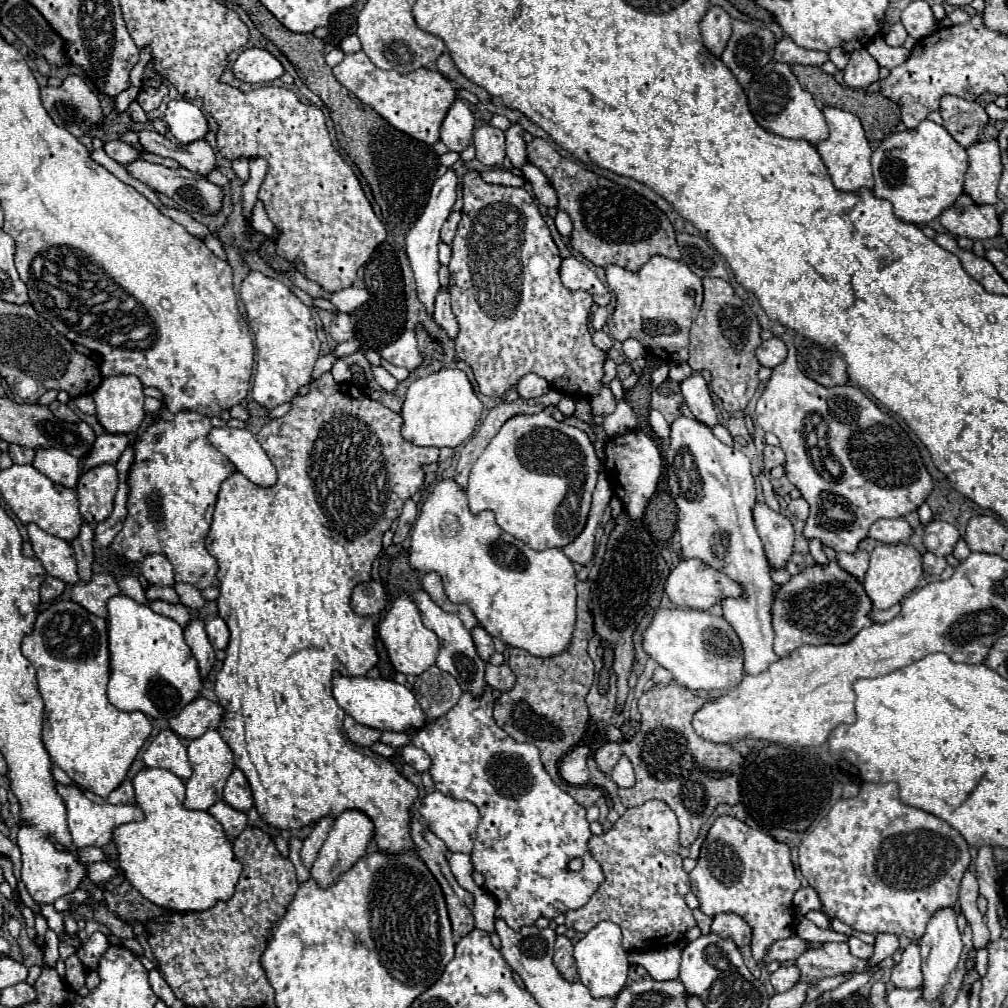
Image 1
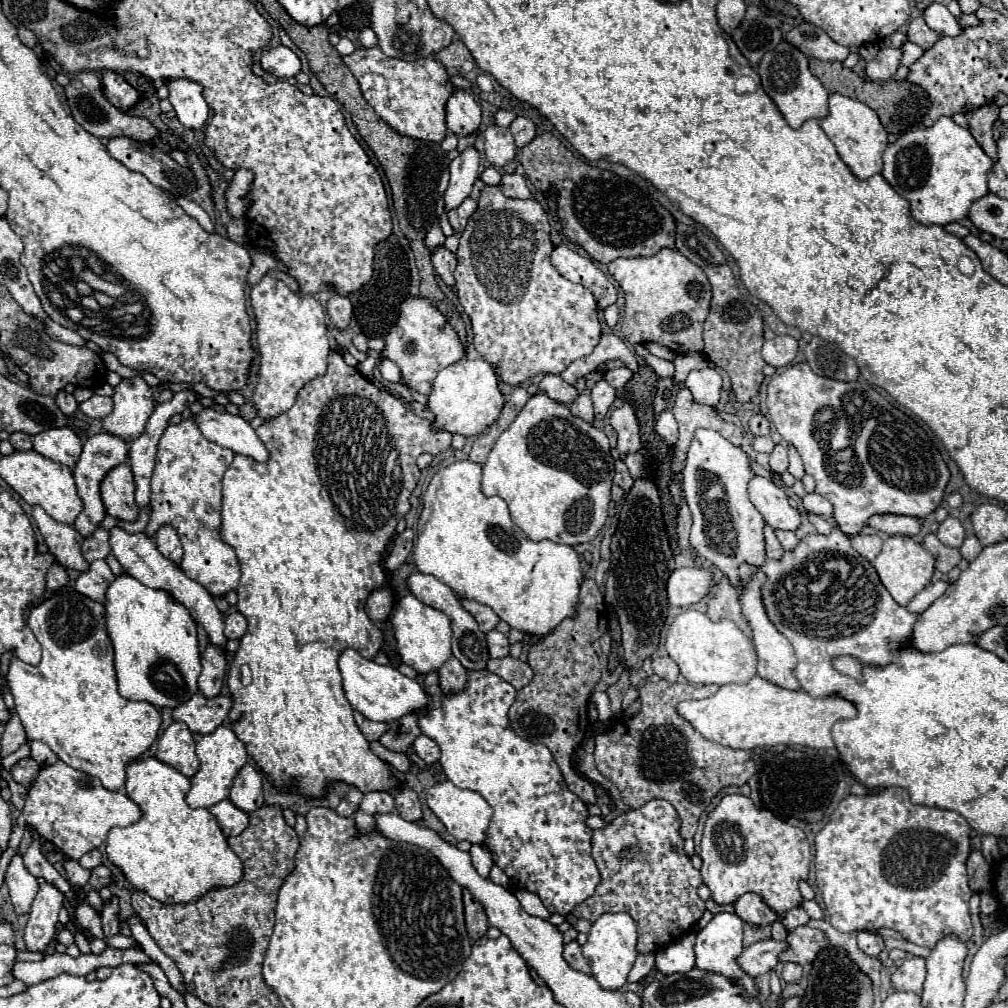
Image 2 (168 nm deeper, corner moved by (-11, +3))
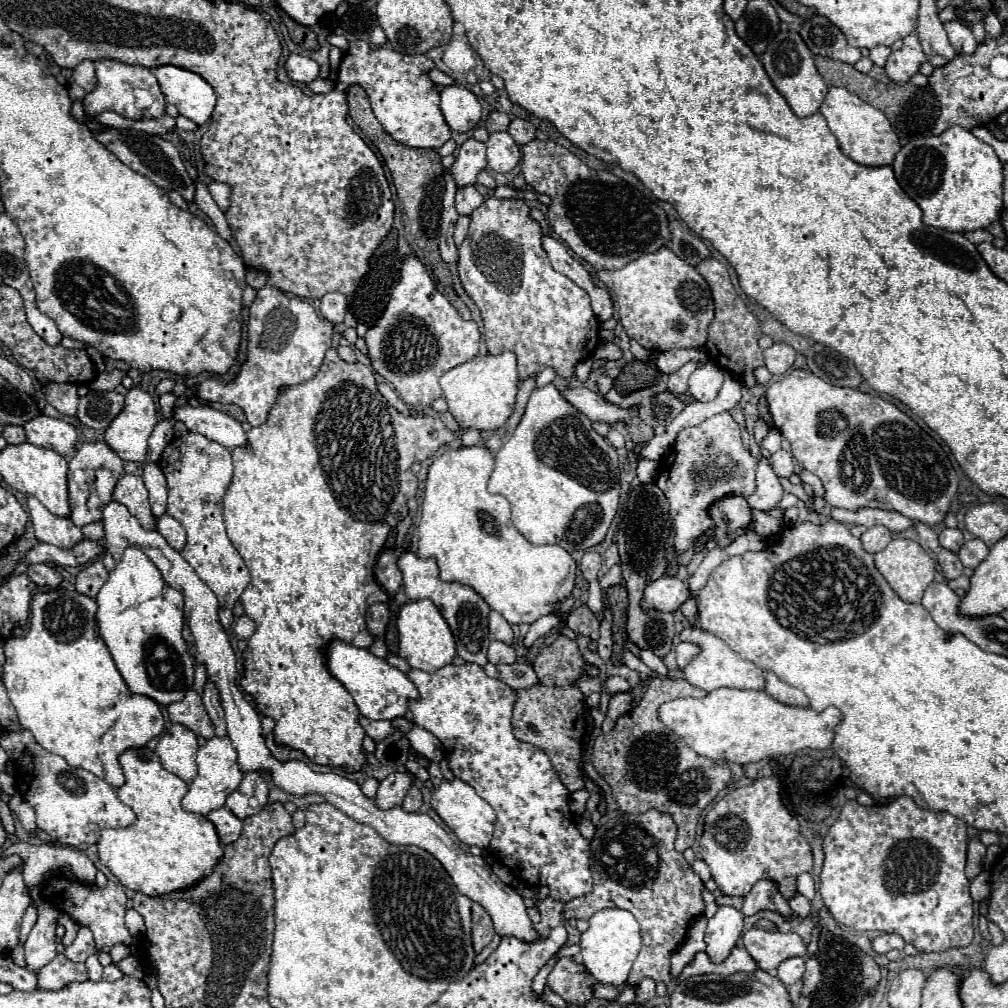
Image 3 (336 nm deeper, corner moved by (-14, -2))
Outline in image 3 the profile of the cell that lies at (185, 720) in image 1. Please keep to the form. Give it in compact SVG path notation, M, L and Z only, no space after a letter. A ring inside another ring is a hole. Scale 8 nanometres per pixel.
M188 690L184 700L170 704L168 716L172 722L178 722L178 724L190 728L198 738L204 738L204 740L214 738L214 728L212 728L210 716L204 710L200 694L196 694L194 690Z

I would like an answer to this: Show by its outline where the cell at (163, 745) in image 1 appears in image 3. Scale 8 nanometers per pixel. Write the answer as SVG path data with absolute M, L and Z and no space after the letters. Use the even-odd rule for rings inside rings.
M172 724L160 736L156 754L162 760L162 766L190 784L196 778L196 752L198 738L192 730L182 724Z

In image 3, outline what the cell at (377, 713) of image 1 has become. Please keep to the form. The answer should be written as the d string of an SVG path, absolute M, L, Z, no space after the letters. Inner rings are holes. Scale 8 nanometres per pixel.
M336 638L326 646L324 658L328 672L352 694L360 714L368 716L370 720L394 720L398 716L404 716L408 712L408 700L418 698L416 686L404 672L390 666L386 660L376 658L366 648L356 648Z

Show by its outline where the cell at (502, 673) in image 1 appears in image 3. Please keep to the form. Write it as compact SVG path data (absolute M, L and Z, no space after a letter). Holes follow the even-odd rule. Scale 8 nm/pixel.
M488 662L484 666L484 670L486 670L486 674L490 678L502 680L504 684L508 684L514 690L530 688L530 686L534 686L538 682L538 676L536 676L536 672L534 672L534 668L530 664L520 664L520 662L492 664L492 662Z

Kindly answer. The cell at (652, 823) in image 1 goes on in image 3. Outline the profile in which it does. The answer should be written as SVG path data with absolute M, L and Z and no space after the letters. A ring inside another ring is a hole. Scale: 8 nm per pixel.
M648 810L644 814L620 814L596 830L590 842L592 892L572 898L564 904L564 920L588 920L600 908L630 910L642 928L642 948L630 970L628 982L636 986L642 978L668 984L670 956L684 942L688 924L704 914L702 886L704 882L692 872L692 866L674 850L676 826L668 814Z

